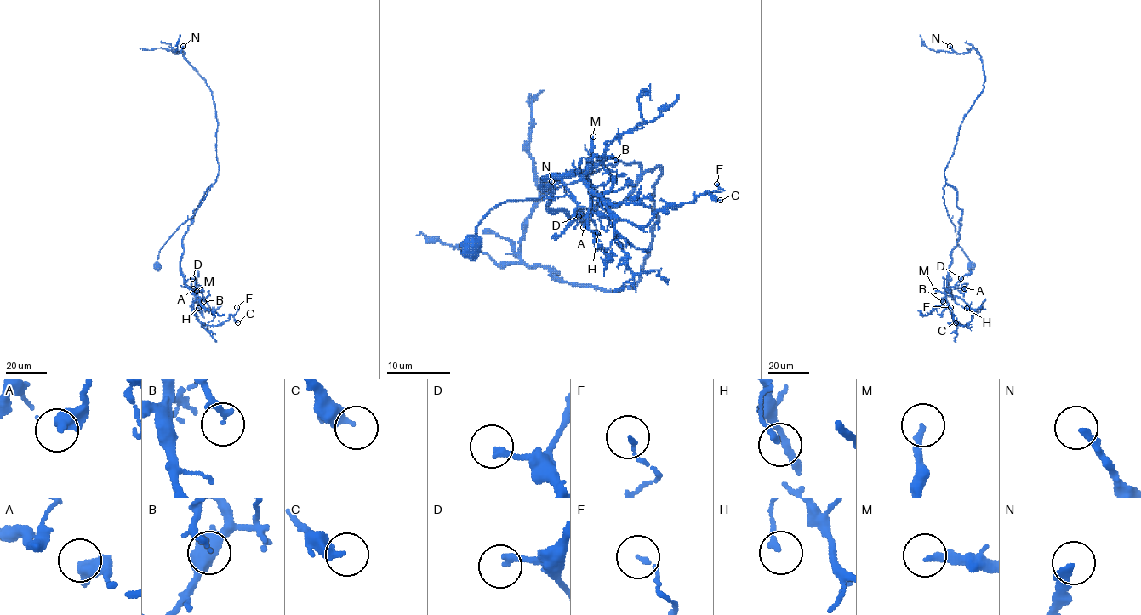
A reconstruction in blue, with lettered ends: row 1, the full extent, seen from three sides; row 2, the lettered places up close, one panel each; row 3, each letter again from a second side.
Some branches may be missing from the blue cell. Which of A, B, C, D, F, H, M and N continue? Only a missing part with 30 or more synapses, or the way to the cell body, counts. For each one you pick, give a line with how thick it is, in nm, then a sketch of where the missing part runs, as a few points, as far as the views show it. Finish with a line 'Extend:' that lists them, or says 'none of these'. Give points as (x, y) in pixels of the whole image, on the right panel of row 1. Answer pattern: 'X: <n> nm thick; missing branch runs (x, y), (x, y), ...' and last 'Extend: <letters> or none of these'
N: 300 nm thick; missing branch runs (949, 46), (921, 31)
Extend: N

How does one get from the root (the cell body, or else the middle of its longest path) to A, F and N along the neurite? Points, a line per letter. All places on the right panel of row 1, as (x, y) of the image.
A: (971, 267), (944, 205), (945, 185), (957, 192), (957, 206), (962, 211), (948, 285), (964, 288)
F: (971, 267), (944, 205), (945, 185), (957, 192), (962, 213), (945, 301), (952, 318), (964, 326), (950, 307)
N: (971, 267), (957, 242), (943, 187), (961, 123), (983, 90), (984, 74), (974, 48), (957, 54), (949, 46)

